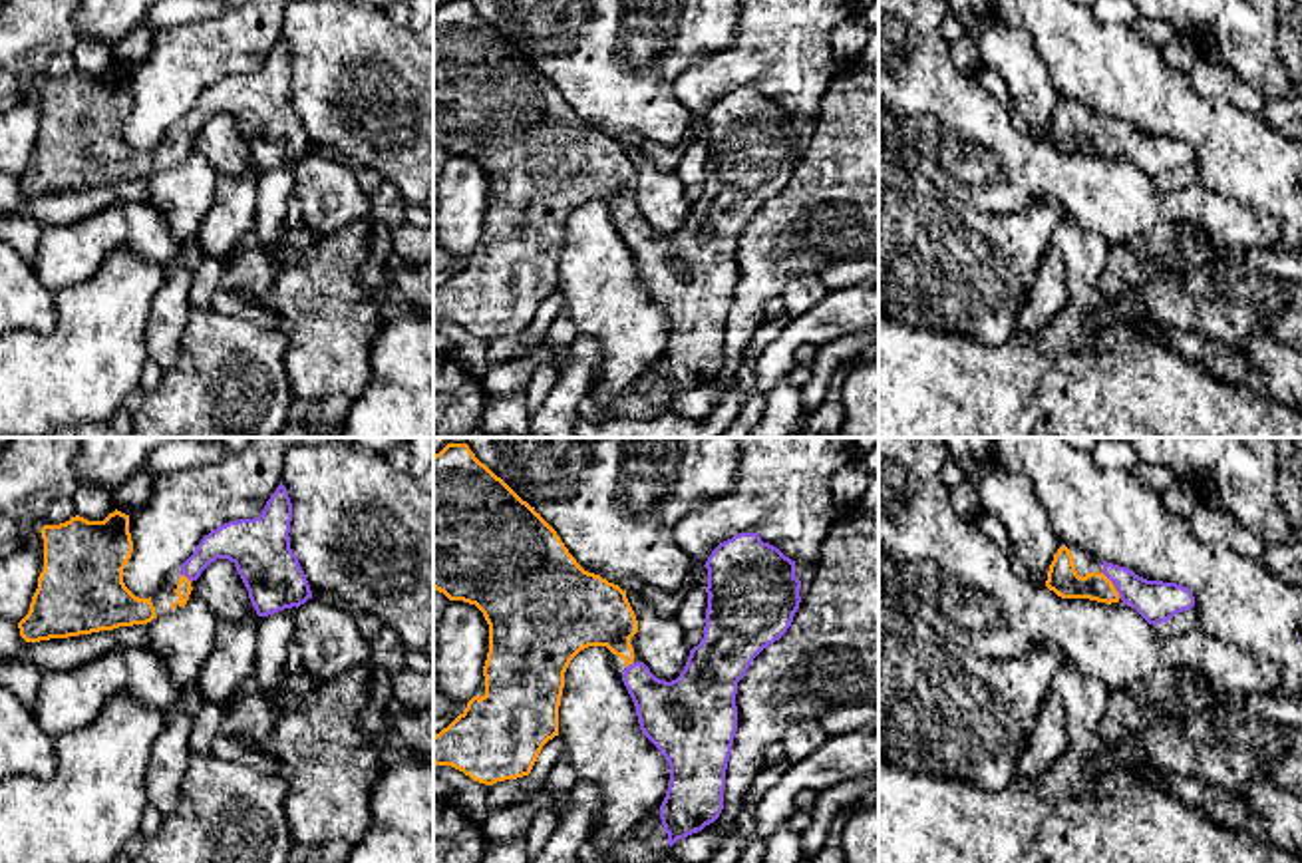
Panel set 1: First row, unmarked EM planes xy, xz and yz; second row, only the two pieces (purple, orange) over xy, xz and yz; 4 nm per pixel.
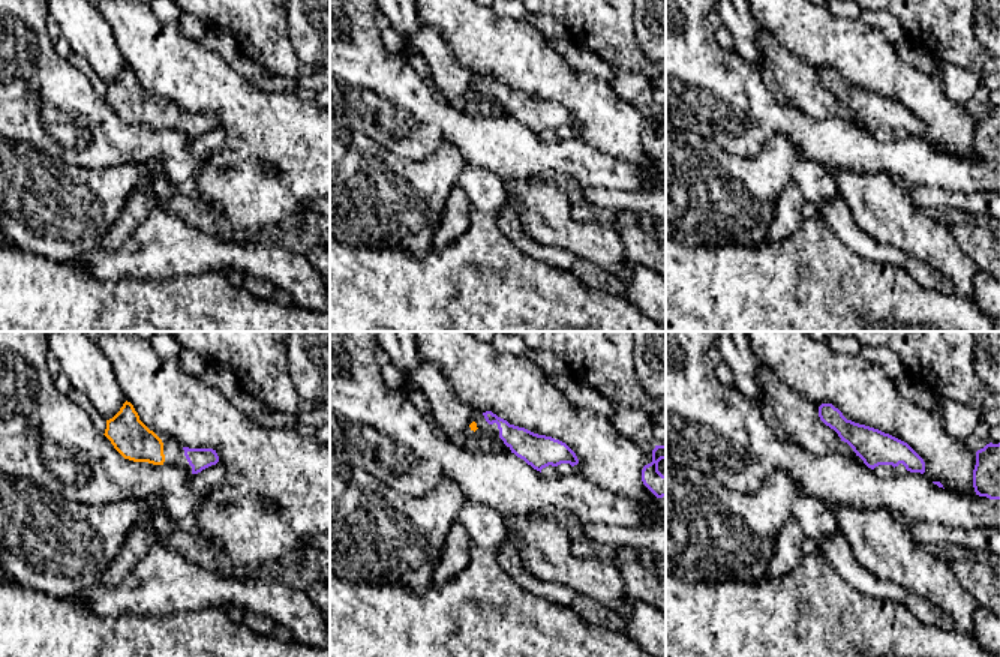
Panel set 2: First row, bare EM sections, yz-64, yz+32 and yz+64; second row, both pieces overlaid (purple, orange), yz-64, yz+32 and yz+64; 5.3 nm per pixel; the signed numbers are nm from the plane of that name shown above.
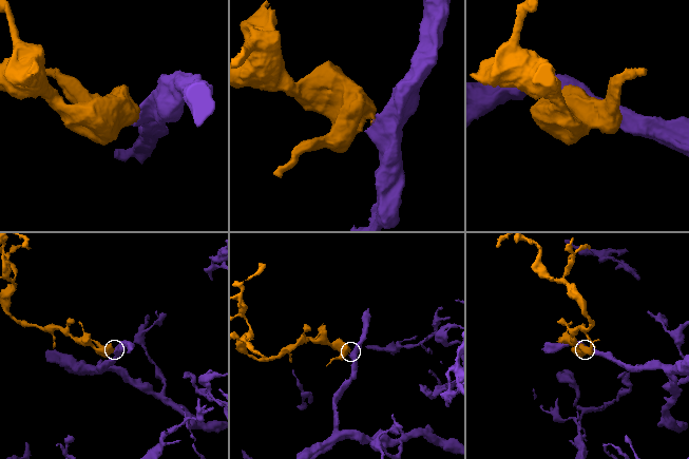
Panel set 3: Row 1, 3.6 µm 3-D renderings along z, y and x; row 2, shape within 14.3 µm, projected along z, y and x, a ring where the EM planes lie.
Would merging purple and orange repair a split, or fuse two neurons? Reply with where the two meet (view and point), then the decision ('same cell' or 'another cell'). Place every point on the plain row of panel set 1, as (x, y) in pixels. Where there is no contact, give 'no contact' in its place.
meets purple in yz at (1108, 132); same cell

